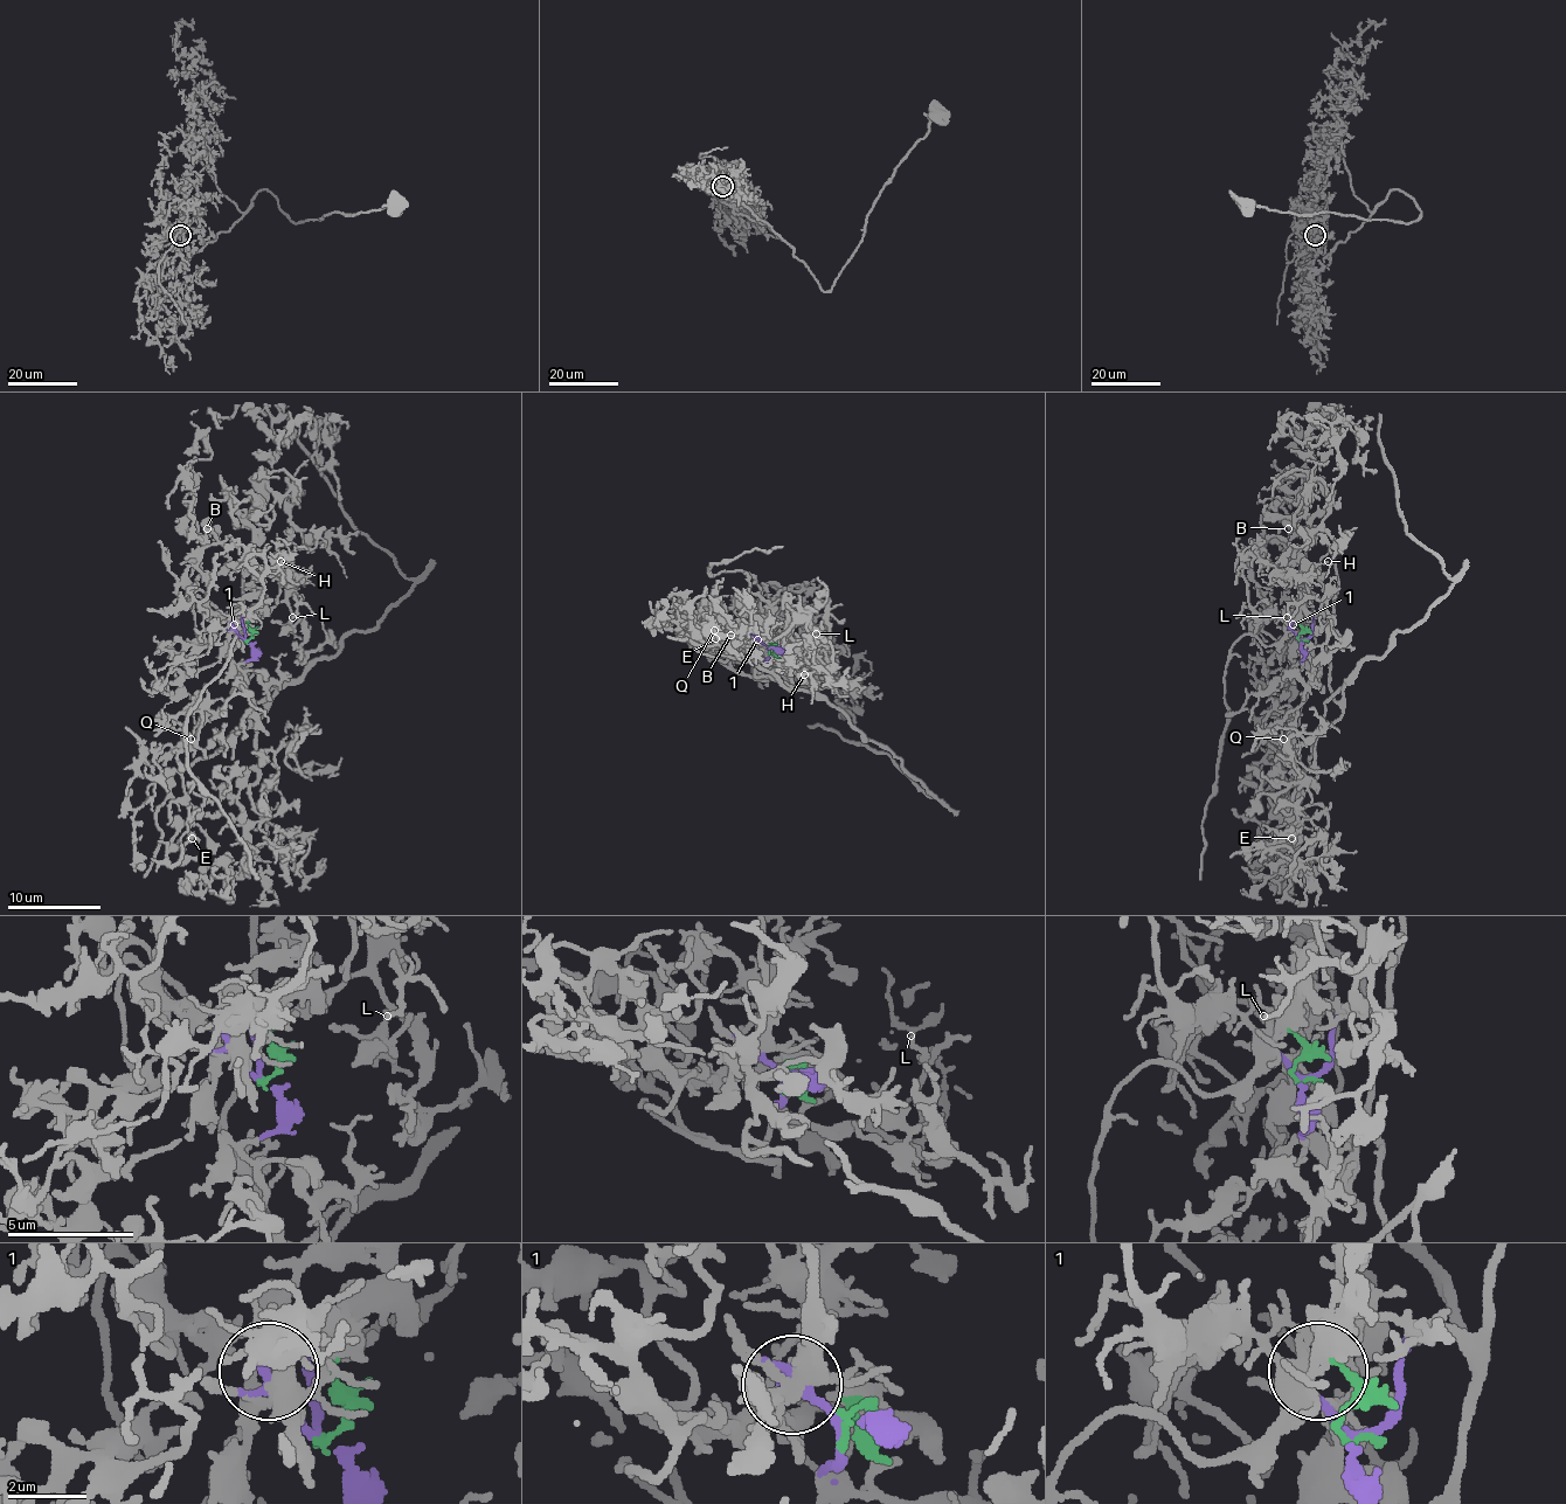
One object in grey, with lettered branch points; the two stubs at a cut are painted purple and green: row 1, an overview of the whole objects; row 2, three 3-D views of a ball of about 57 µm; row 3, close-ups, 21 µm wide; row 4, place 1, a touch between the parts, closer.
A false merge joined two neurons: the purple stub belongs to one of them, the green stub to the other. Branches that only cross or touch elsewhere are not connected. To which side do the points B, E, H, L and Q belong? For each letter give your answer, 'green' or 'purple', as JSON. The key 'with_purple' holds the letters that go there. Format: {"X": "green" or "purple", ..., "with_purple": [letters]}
{"B": "purple", "E": "purple", "H": "purple", "L": "purple", "Q": "purple", "with_purple": ["B", "E", "H", "L", "Q"]}

